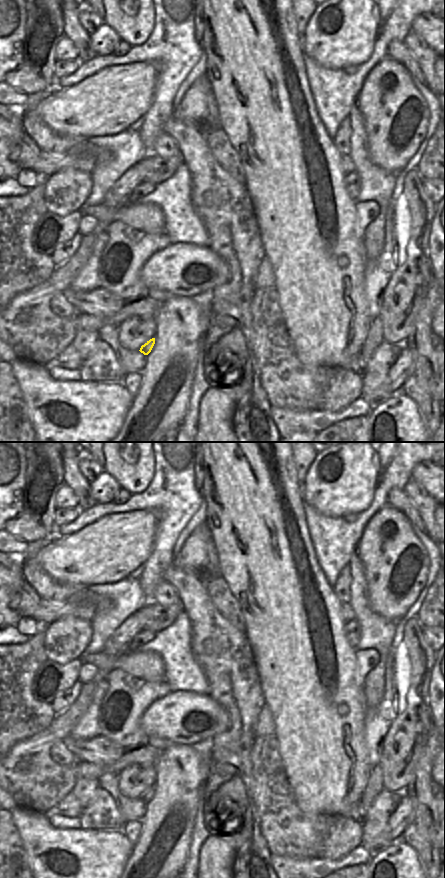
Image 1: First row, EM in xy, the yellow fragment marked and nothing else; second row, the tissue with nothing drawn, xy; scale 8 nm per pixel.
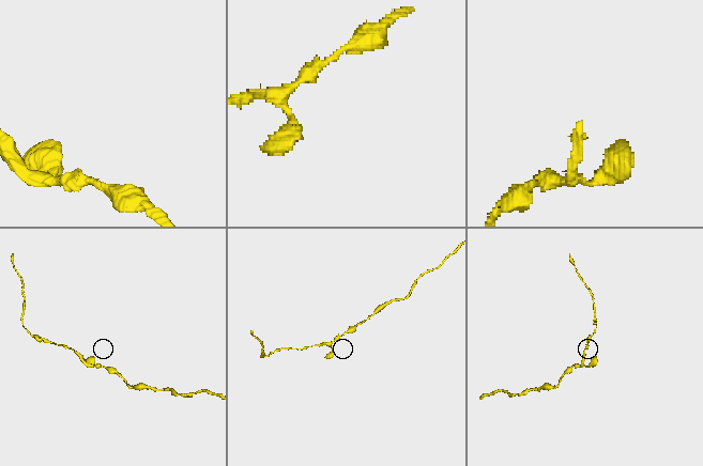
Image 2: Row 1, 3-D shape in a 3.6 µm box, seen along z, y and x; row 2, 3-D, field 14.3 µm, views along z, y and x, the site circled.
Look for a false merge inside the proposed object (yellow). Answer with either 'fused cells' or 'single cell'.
single cell

